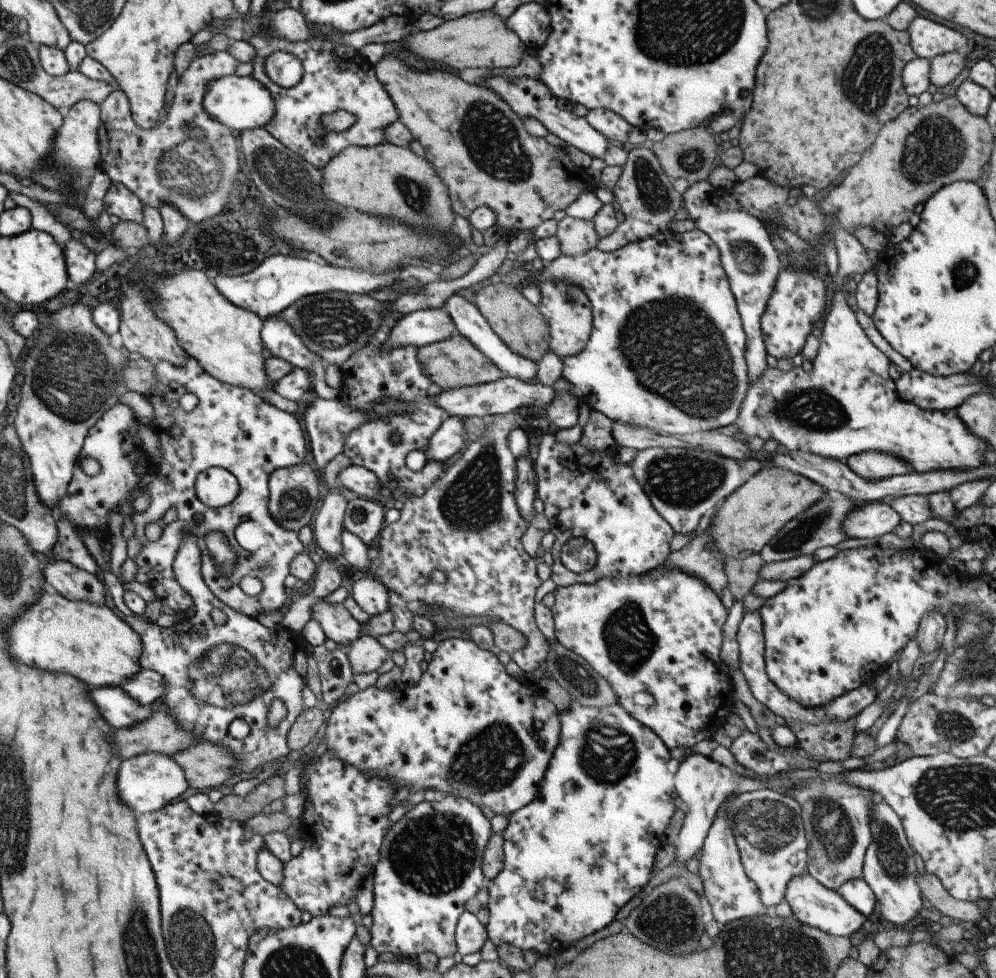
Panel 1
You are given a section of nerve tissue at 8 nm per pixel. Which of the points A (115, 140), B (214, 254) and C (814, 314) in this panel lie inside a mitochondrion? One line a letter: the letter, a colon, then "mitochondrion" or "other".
A: other
B: mitochondrion
C: other

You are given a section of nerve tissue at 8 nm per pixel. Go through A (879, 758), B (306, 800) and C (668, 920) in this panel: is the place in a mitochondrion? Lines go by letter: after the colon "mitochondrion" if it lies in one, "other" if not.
A: other
B: other
C: mitochondrion

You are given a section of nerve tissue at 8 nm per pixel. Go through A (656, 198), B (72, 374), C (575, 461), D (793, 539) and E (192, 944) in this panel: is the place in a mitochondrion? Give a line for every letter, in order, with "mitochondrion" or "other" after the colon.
A: mitochondrion
B: mitochondrion
C: other
D: mitochondrion
E: mitochondrion

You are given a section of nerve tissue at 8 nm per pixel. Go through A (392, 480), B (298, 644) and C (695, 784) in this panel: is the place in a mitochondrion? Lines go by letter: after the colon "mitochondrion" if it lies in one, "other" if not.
A: other
B: other
C: other

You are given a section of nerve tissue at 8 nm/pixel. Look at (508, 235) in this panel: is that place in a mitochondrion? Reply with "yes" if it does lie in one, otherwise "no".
no

